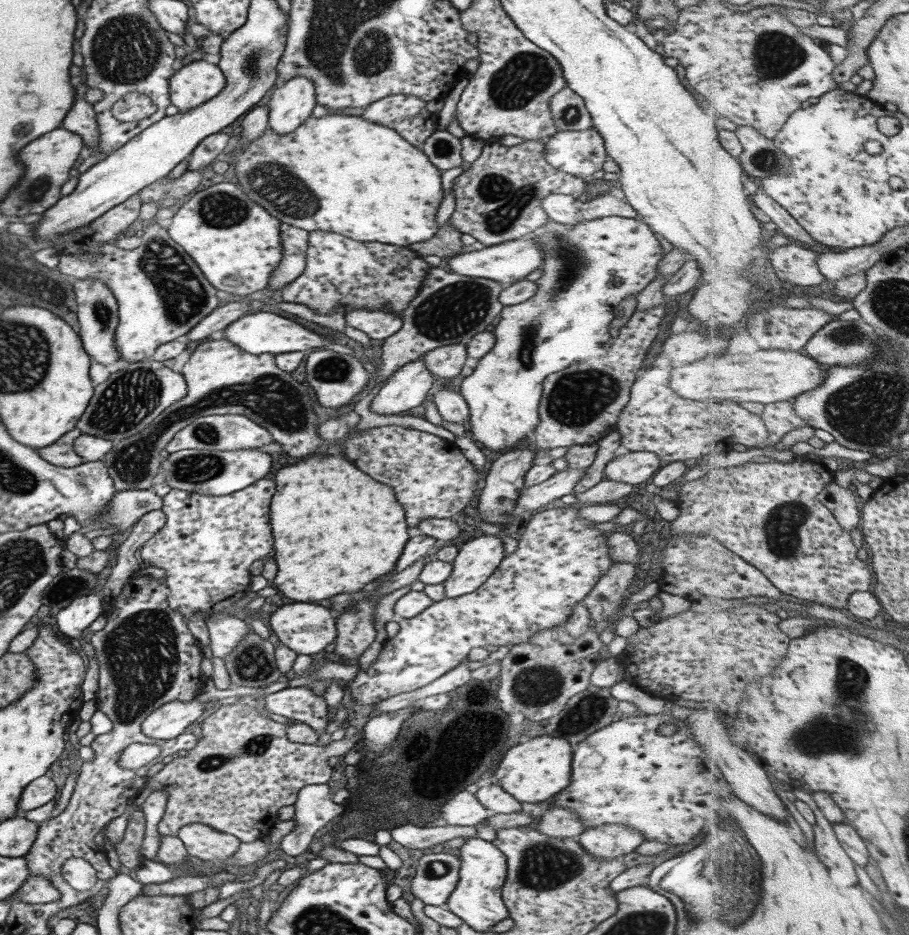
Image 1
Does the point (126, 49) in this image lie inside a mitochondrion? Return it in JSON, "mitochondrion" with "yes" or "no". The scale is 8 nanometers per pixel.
{"mitochondrion":"yes"}

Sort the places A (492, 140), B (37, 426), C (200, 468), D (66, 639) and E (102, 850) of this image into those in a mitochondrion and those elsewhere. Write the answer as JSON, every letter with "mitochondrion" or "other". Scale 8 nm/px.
{"A":"other","B":"other","C":"mitochondrion","D":"other","E":"other"}

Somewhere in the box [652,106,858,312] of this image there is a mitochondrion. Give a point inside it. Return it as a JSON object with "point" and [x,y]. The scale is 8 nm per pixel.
{"point":[767,160]}

